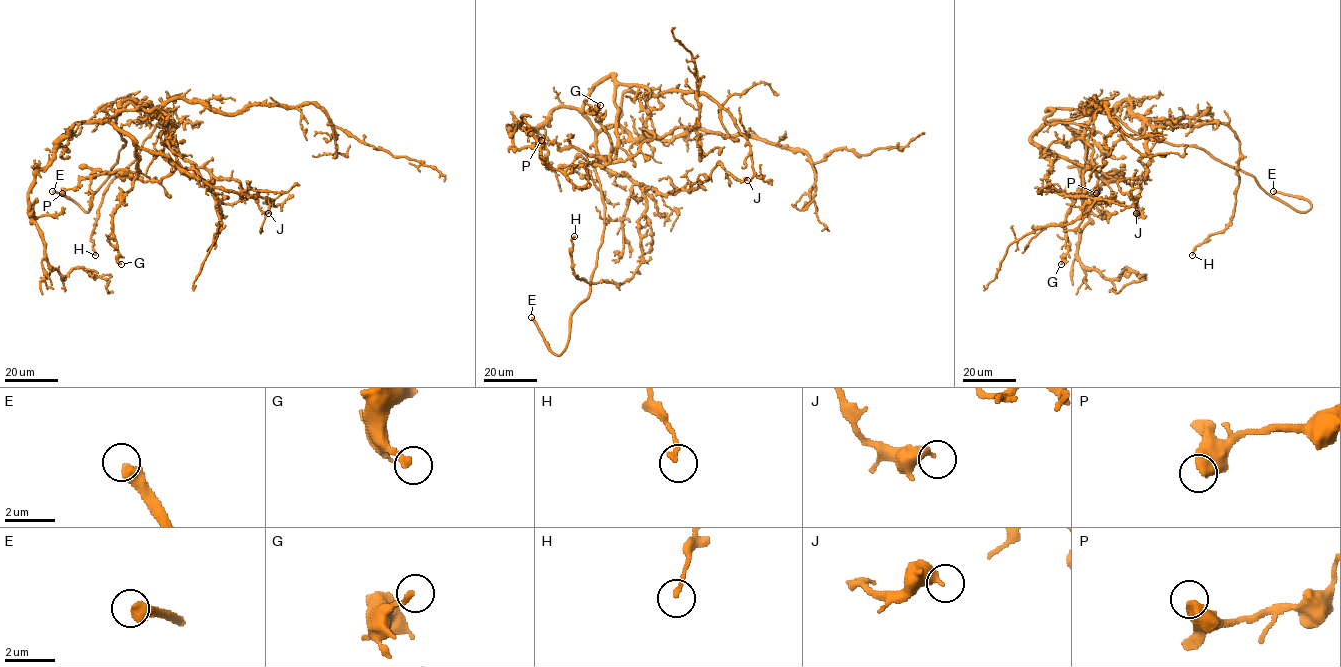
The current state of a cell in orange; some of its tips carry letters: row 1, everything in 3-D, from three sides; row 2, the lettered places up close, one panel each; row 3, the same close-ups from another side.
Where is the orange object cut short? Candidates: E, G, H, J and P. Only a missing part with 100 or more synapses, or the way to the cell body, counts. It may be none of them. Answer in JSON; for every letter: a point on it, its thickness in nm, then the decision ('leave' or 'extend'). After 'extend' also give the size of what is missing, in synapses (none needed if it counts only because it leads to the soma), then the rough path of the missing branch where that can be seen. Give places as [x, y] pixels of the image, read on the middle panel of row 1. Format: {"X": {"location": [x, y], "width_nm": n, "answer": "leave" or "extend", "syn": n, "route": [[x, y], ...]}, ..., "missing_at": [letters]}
{"E": {"location": [531, 317], "width_nm": 500, "answer": "extend", "route": [[531, 317], [523, 277], [494, 227], [502, 179]]}, "G": {"location": [600, 105], "width_nm": 240, "answer": "leave"}, "H": {"location": [574, 236], "width_nm": 170, "answer": "leave"}, "J": {"location": [747, 180], "width_nm": 380, "answer": "leave"}, "P": {"location": [541, 140], "width_nm": 600, "answer": "leave"}, "missing_at": ["E"]}

